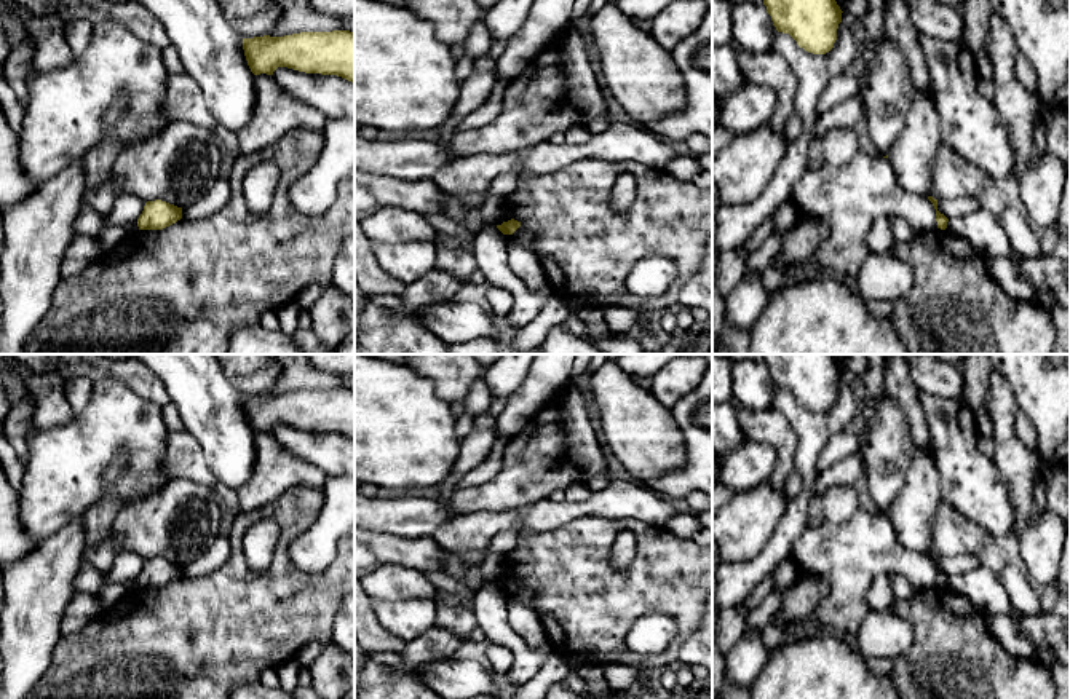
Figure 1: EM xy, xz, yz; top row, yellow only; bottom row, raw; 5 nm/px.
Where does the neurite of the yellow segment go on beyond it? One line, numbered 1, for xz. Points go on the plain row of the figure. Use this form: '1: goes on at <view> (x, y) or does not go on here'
1: does not go on here

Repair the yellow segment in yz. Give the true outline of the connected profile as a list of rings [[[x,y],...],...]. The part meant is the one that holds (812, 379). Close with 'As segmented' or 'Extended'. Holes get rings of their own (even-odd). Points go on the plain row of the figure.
[[[763,354],[763,362],[776,388],[789,391],[805,409],[826,412],[834,405],[843,370],[834,354]]]. As segmented

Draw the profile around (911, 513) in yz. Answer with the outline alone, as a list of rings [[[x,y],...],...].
[[[915,445],[904,485],[888,511],[901,546],[931,554],[929,527],[939,501],[939,474],[933,453]]]

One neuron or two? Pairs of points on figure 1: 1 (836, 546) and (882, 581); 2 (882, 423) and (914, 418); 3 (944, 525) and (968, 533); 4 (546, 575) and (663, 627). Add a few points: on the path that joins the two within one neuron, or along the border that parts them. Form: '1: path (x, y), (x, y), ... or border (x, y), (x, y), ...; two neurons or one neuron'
1: border (887, 572), (880, 572), (869, 588), (869, 608); two neurons
2: border (883, 391), (903, 414), (915, 444); two neurons
3: path (951, 530), (962, 533); one neuron
4: border (676, 618), (647, 610), (626, 637), (634, 653); two neurons

